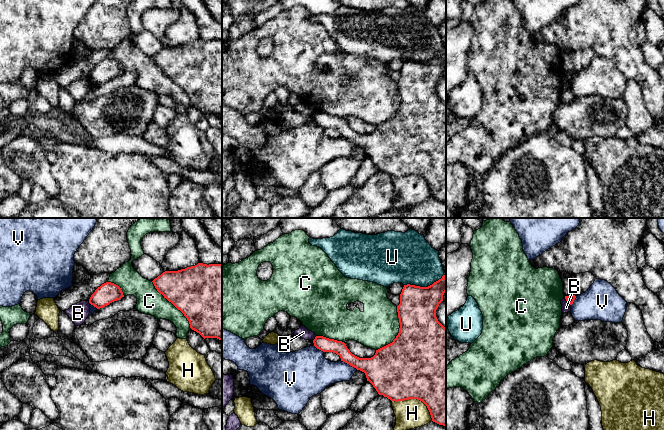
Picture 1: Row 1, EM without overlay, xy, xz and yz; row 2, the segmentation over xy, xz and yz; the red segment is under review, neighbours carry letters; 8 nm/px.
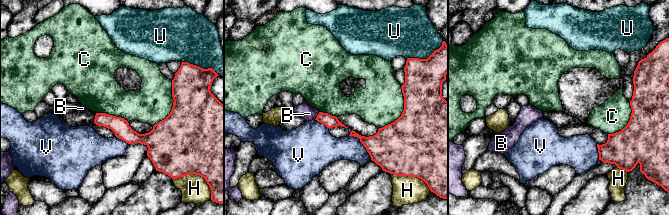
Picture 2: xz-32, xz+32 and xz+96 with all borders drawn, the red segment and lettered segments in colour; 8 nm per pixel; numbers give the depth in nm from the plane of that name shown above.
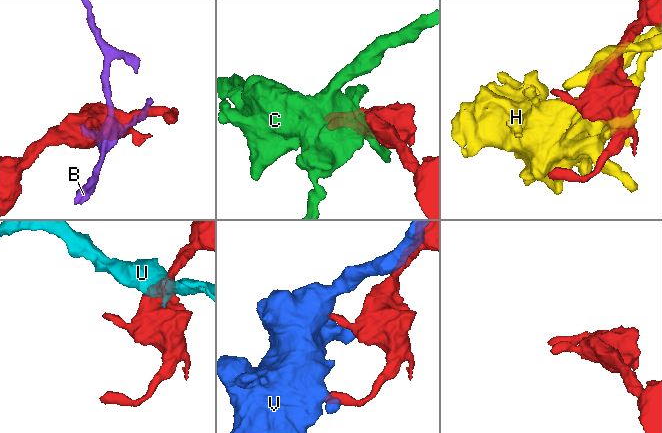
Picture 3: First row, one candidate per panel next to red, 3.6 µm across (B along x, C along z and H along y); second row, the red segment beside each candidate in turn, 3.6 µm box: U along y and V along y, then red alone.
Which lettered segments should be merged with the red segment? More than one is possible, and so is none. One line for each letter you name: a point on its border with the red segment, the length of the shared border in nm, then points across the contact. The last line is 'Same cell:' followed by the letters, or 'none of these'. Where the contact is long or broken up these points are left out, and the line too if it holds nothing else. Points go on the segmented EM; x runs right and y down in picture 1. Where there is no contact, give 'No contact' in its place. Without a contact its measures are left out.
Same cell: none of these

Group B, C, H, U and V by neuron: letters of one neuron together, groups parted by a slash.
B / C / H / U / V

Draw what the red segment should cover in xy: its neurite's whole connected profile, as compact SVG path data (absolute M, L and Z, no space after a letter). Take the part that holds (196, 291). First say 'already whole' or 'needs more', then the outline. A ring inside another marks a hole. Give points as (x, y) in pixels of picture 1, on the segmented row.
already whole; M203 264L178 271L165 271L153 281L157 291L180 310L187 318L190 328L205 338L222 340L222 264Z

